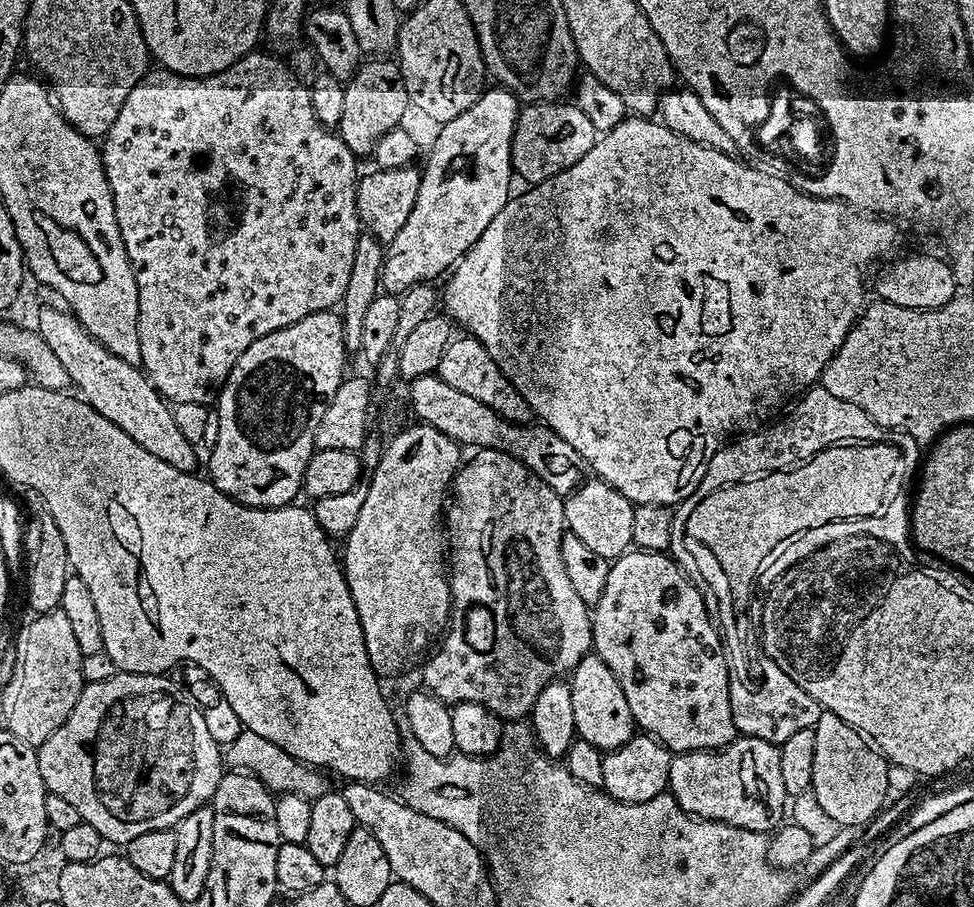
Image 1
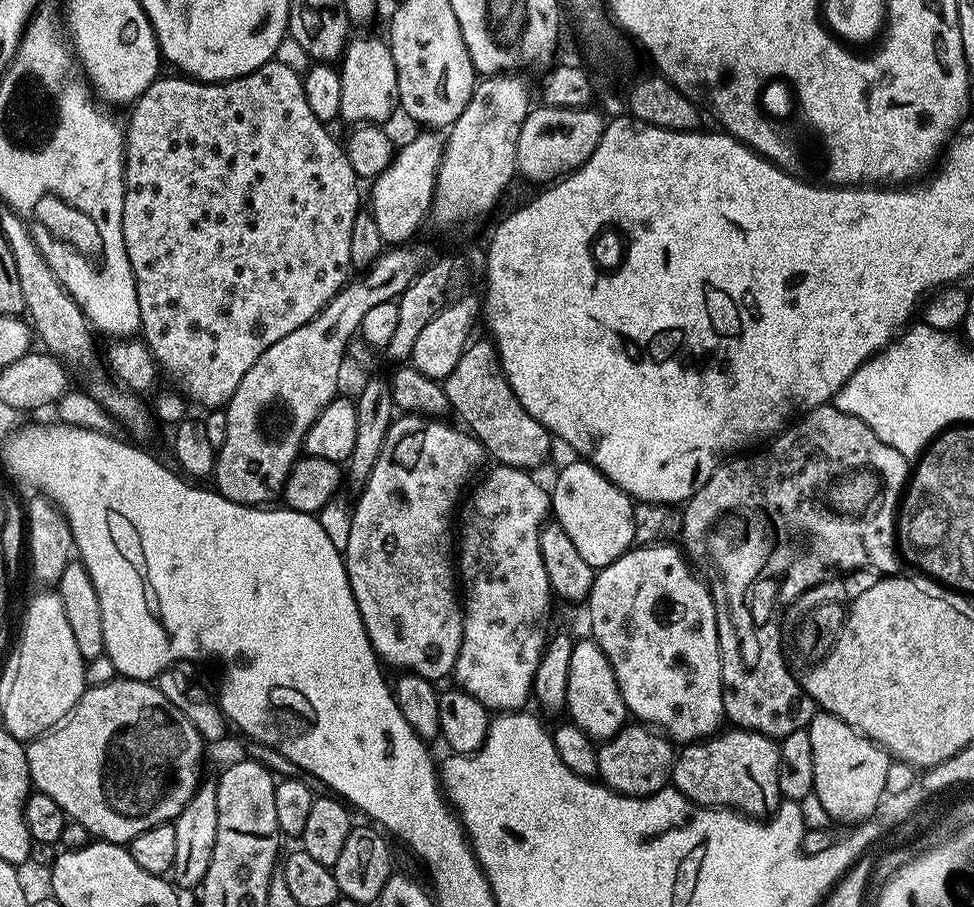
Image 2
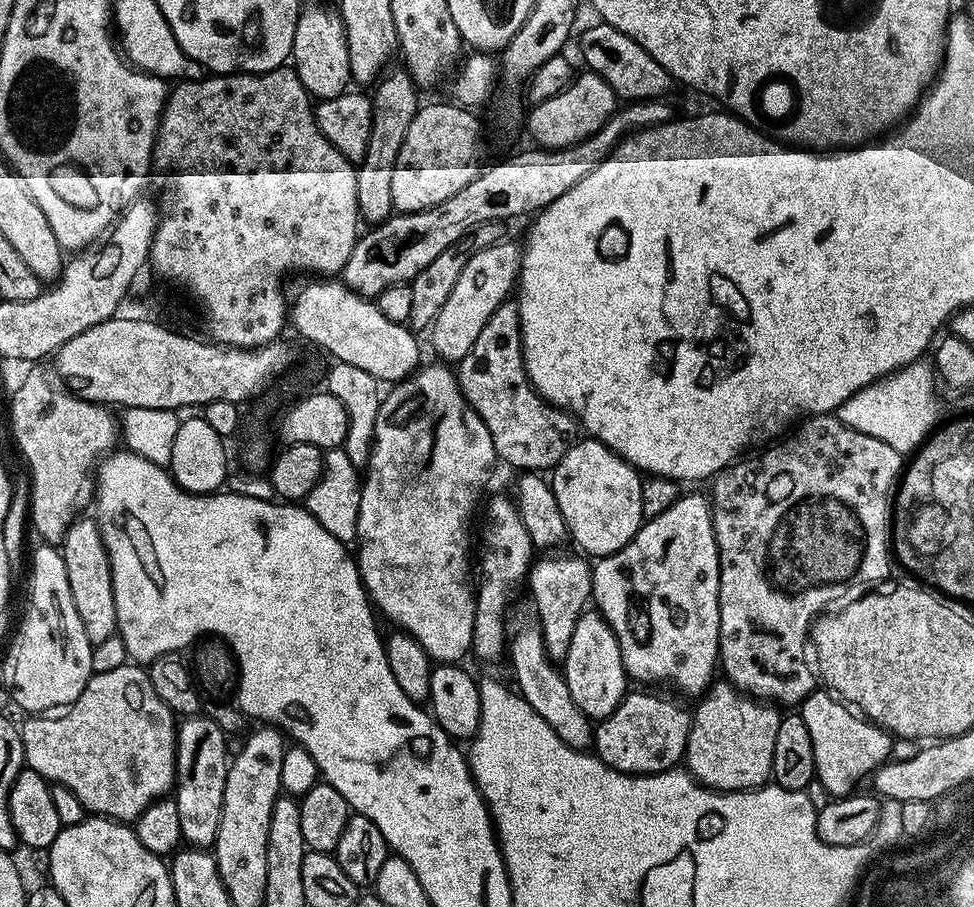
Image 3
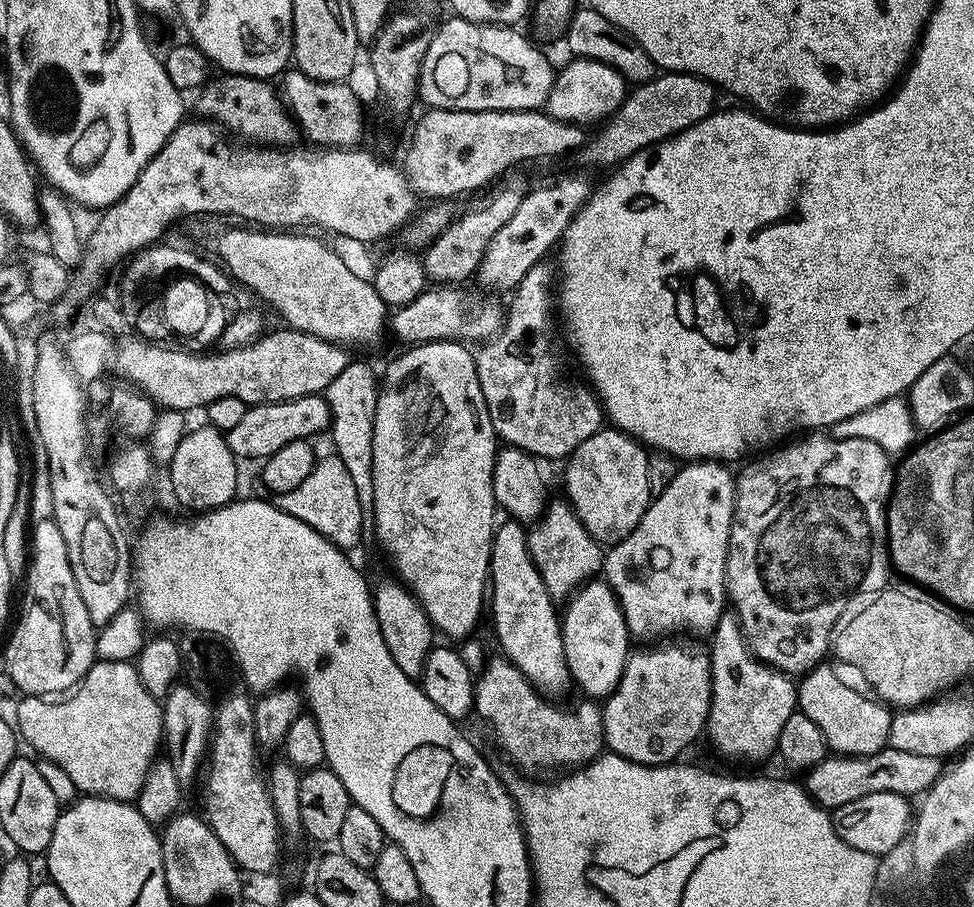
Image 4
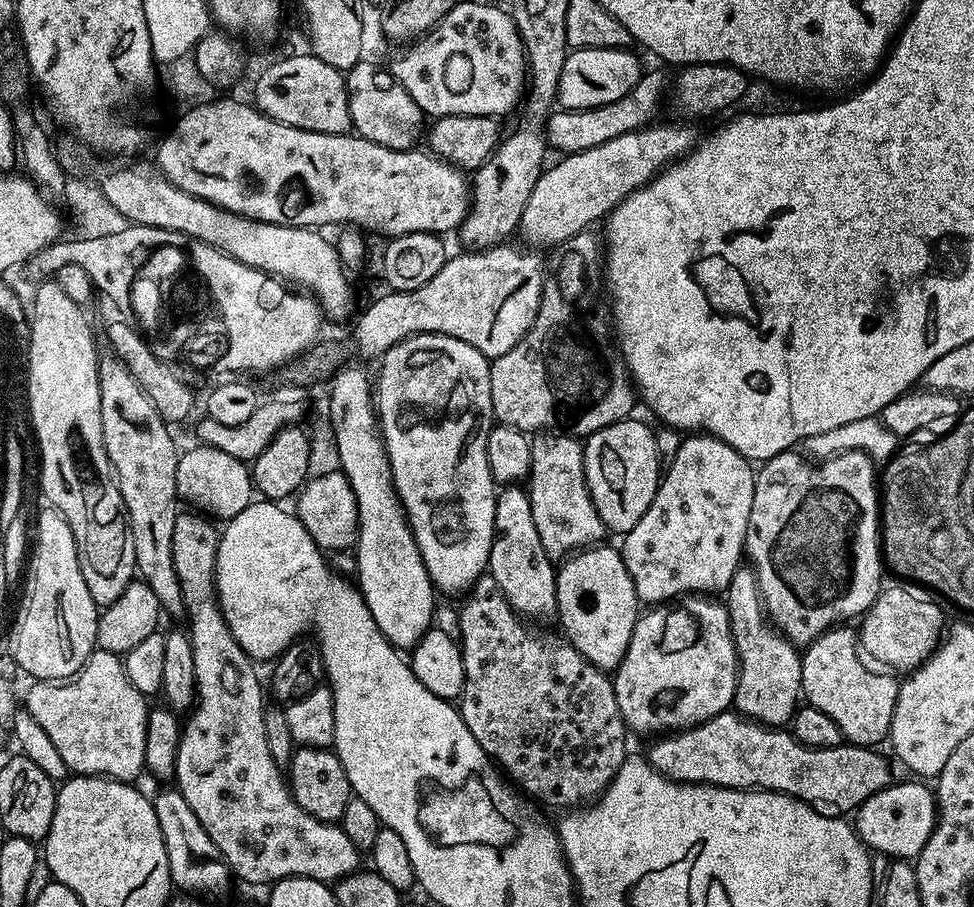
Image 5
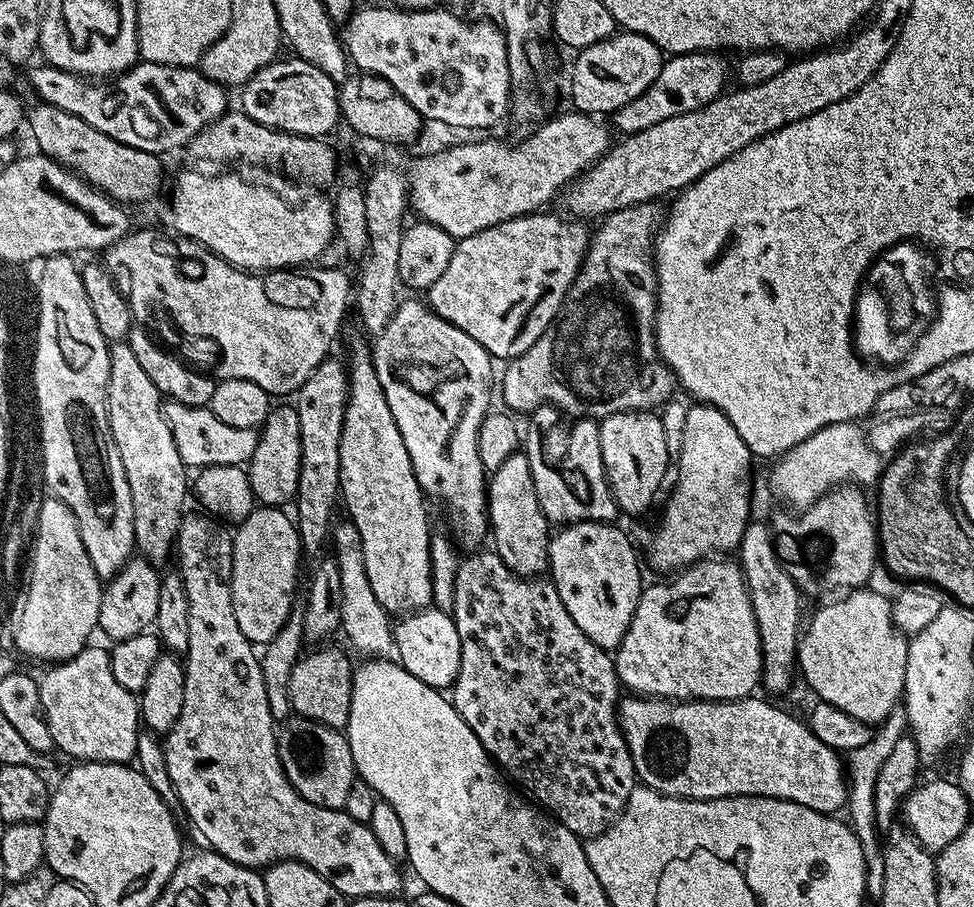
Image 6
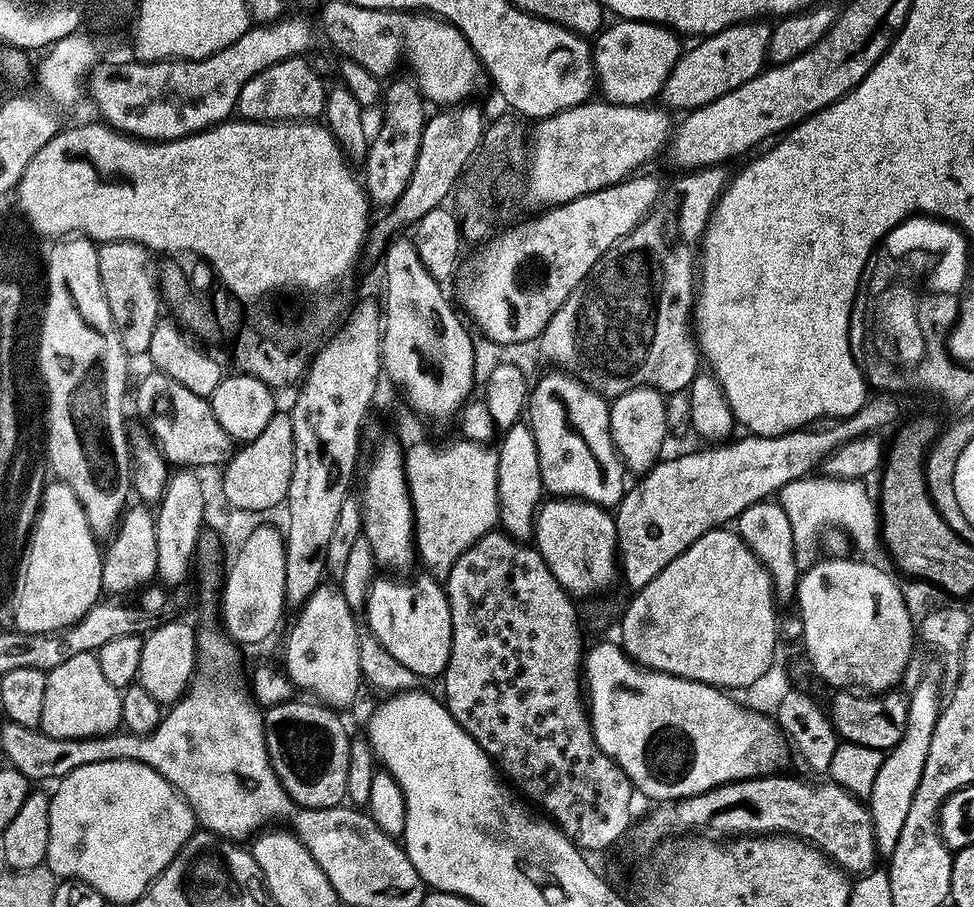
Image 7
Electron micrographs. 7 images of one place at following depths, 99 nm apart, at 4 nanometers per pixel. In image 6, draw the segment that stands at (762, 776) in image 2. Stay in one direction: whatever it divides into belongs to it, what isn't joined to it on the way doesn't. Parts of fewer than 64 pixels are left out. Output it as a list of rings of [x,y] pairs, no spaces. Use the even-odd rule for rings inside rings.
[[[749,523],[740,539],[738,563],[744,572],[744,581],[748,587],[750,602],[754,606],[754,618],[758,622],[758,634],[762,642],[763,691],[784,692],[792,684],[792,675],[797,675],[798,672],[798,641],[802,636],[802,593],[780,563],[773,529],[769,525],[768,528],[764,524]]]

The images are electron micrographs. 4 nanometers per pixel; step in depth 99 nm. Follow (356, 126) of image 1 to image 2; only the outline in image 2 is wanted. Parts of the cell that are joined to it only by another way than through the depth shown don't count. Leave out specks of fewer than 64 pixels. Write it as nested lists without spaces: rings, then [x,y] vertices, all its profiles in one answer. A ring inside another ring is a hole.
[[[360,36],[349,39],[348,47],[338,64],[340,81],[342,82],[342,98],[340,99],[339,119],[349,120],[349,125],[355,126],[365,122],[385,122],[392,116],[392,111],[397,111],[400,95],[398,94],[398,70],[394,66],[394,58],[387,43],[376,36]]]

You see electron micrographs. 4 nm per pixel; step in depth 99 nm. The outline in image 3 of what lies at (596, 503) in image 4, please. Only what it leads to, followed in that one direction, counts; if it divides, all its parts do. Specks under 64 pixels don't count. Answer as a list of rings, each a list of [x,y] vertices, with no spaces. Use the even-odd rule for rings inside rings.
[[[577,439],[568,453],[551,469],[550,483],[554,498],[558,498],[558,510],[562,510],[562,518],[566,518],[571,543],[576,543],[581,553],[592,558],[612,556],[630,543],[646,519],[642,510],[642,476],[632,464],[625,462],[617,452],[611,452],[602,442],[583,439]]]

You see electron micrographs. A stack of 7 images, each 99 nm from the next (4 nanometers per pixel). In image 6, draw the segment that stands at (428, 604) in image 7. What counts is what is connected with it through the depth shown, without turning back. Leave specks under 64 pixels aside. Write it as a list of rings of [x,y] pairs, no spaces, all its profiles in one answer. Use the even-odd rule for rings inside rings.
[[[435,606],[409,612],[394,624],[397,642],[396,656],[401,666],[426,686],[441,690],[451,689],[458,678],[458,666],[462,662],[462,642],[458,638],[458,626],[451,615]]]

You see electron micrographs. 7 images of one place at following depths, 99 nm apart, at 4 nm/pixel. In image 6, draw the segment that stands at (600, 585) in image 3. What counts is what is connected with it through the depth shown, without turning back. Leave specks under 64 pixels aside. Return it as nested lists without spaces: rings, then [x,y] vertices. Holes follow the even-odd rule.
[[[693,403],[686,414],[682,446],[674,464],[676,485],[664,504],[660,525],[652,536],[646,564],[660,574],[675,574],[717,554],[739,549],[752,512],[751,450],[734,430],[734,422],[713,404]]]

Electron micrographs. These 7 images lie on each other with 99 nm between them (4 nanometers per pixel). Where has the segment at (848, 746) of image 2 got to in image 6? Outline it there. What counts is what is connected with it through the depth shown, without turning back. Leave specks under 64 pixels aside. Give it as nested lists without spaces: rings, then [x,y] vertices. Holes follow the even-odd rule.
[[[852,590],[841,600],[828,604],[816,612],[812,621],[807,621],[806,631],[798,644],[798,668],[804,672],[804,680],[812,687],[817,701],[838,706],[864,724],[879,725],[901,703],[904,695],[906,660],[909,637],[896,627],[892,620],[892,600],[880,592]]]

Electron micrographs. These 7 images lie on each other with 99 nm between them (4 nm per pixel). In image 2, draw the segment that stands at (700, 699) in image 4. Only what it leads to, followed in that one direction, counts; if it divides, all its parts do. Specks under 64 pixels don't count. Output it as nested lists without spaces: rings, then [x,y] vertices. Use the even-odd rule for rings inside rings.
[[[640,722],[629,723],[597,747],[599,779],[626,796],[648,796],[669,783],[674,759],[672,747],[673,741],[657,729]]]

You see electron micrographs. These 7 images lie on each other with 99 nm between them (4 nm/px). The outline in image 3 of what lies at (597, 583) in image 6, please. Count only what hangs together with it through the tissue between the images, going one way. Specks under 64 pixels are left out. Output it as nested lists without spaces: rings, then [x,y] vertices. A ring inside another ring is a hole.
[[[585,610],[578,618],[570,650],[562,662],[562,671],[566,686],[570,686],[570,698],[578,702],[578,710],[585,712],[593,722],[606,719],[621,704],[630,688],[614,630],[610,630],[604,617],[595,610]]]

